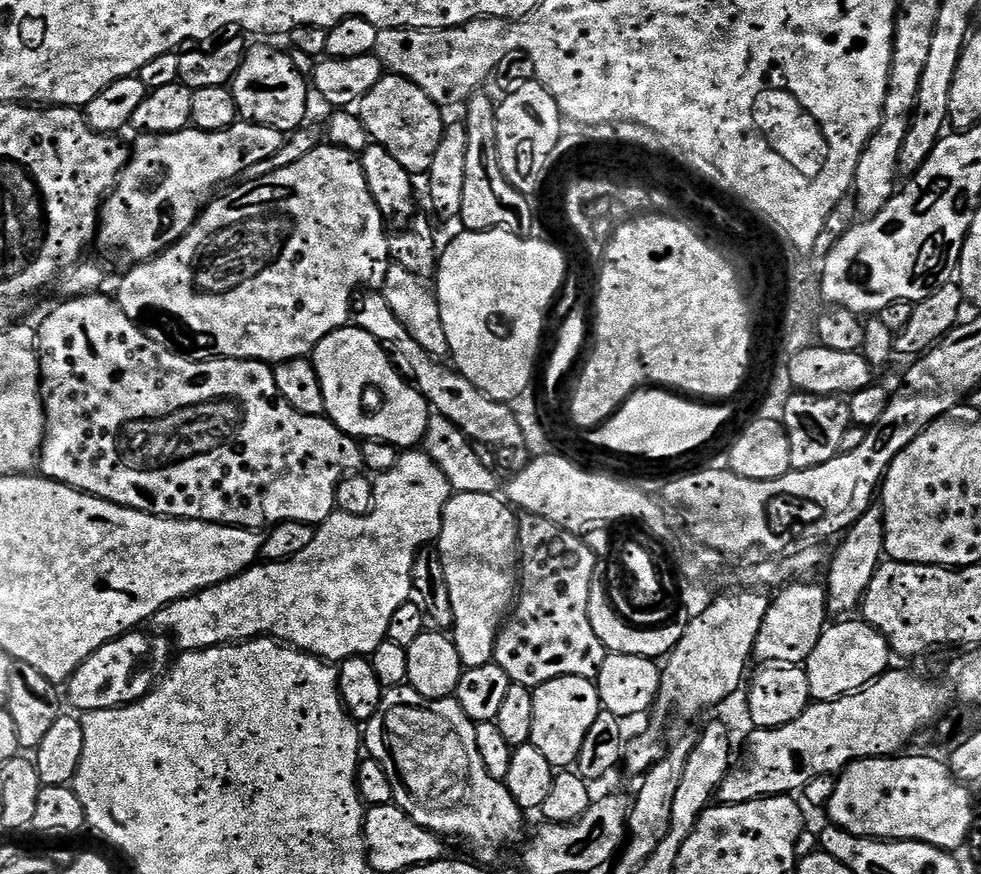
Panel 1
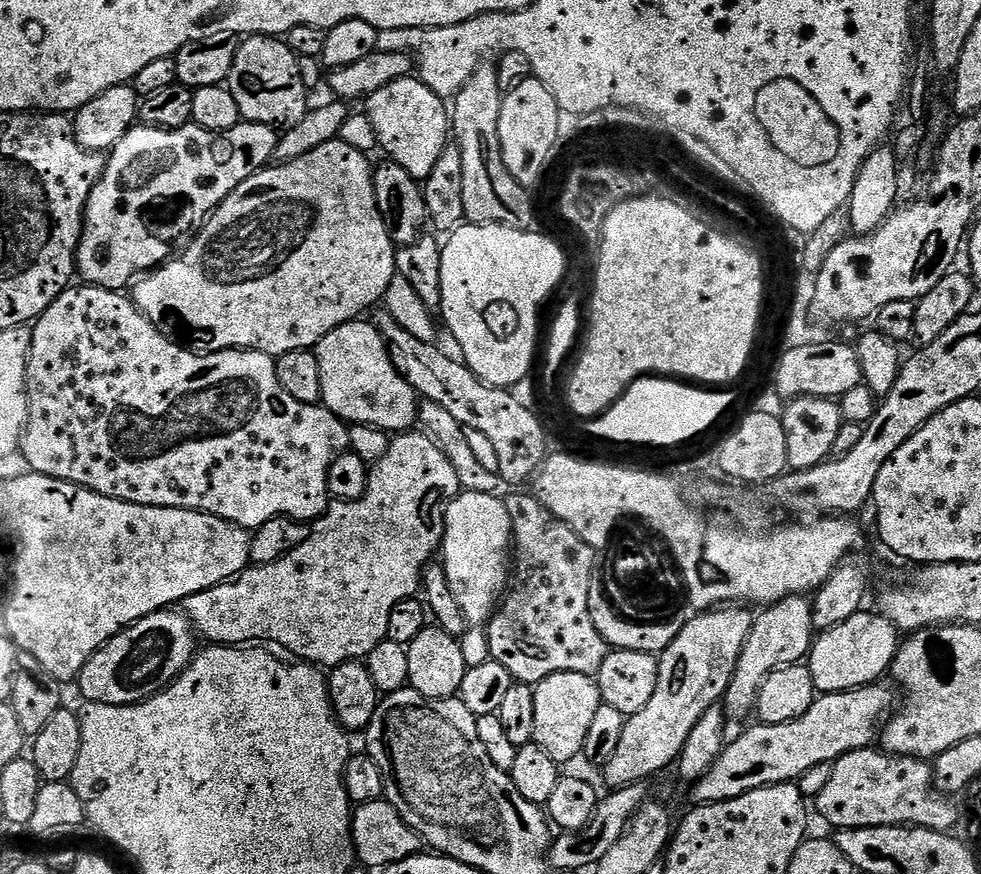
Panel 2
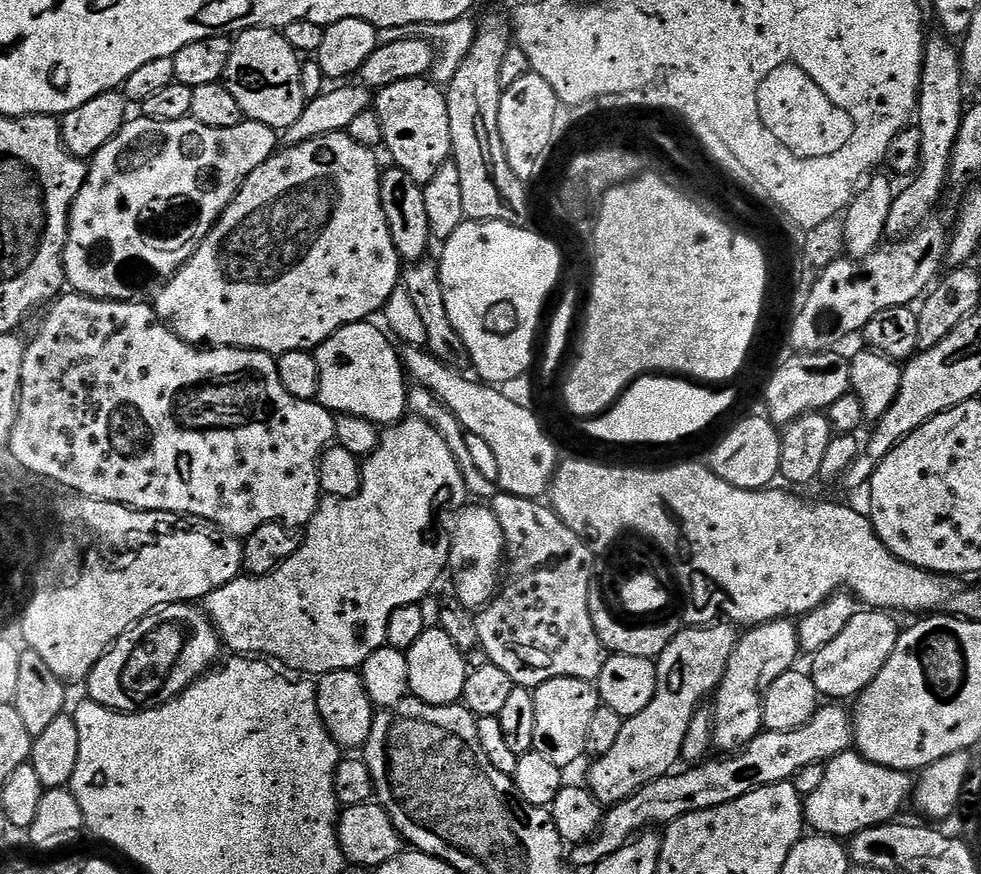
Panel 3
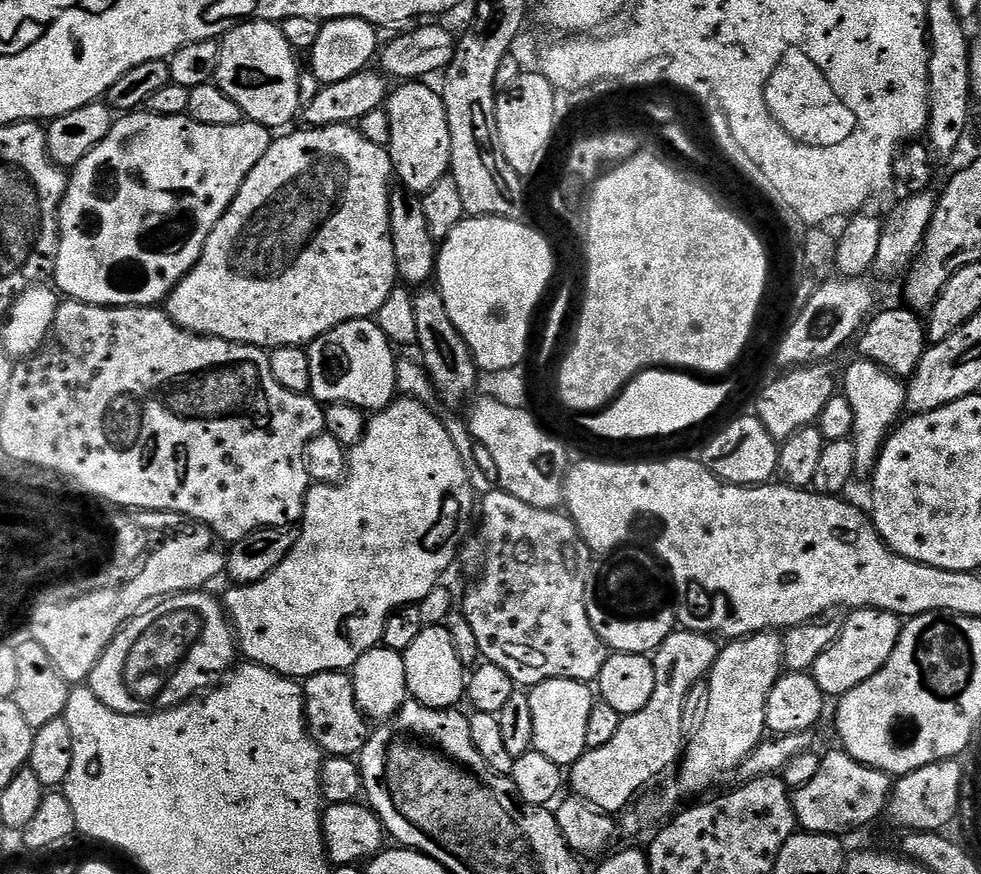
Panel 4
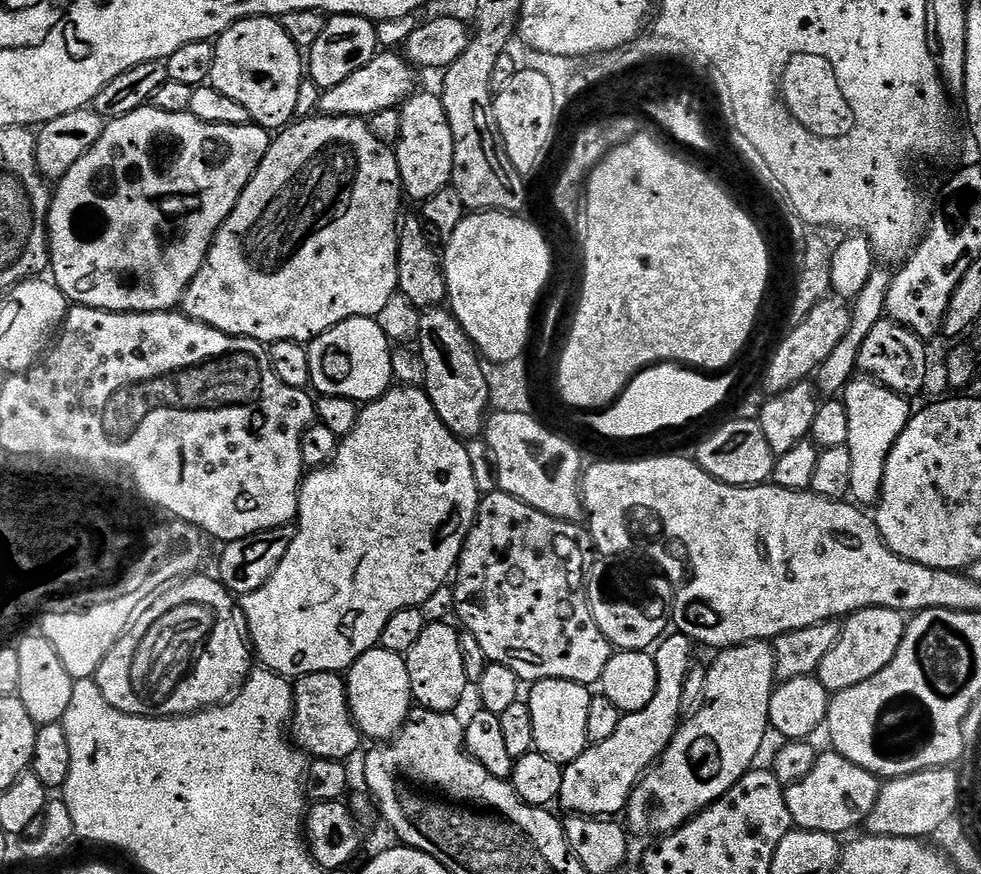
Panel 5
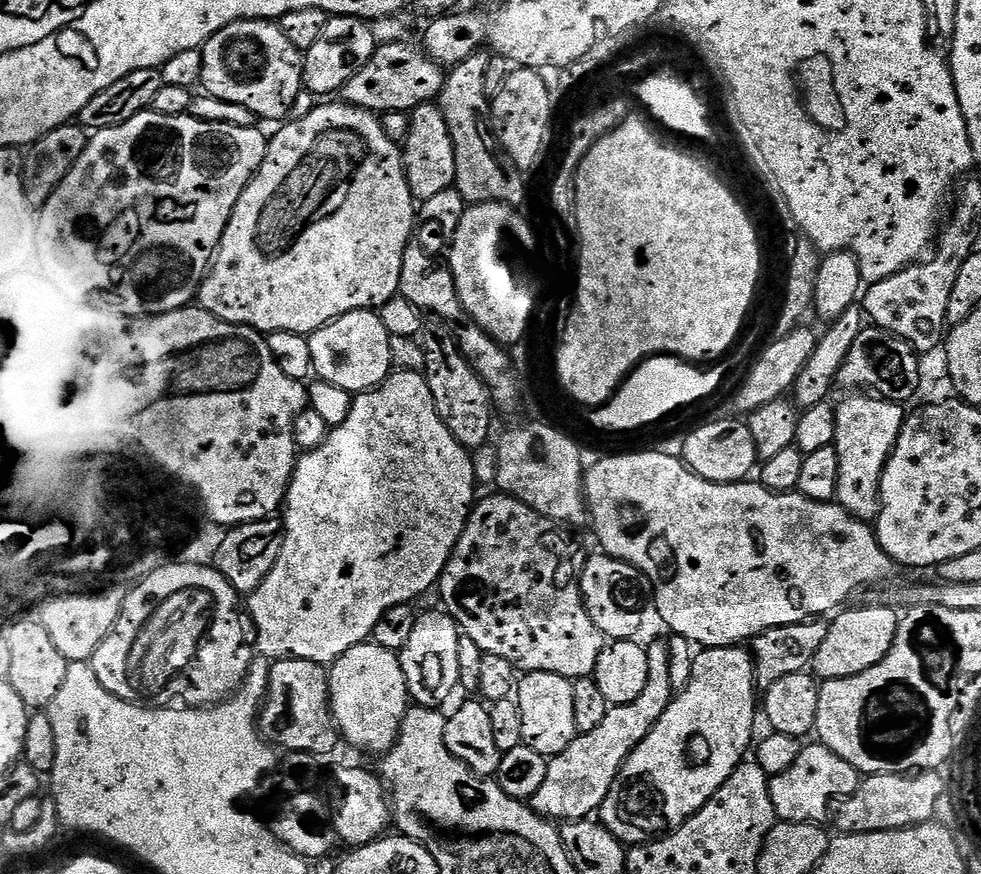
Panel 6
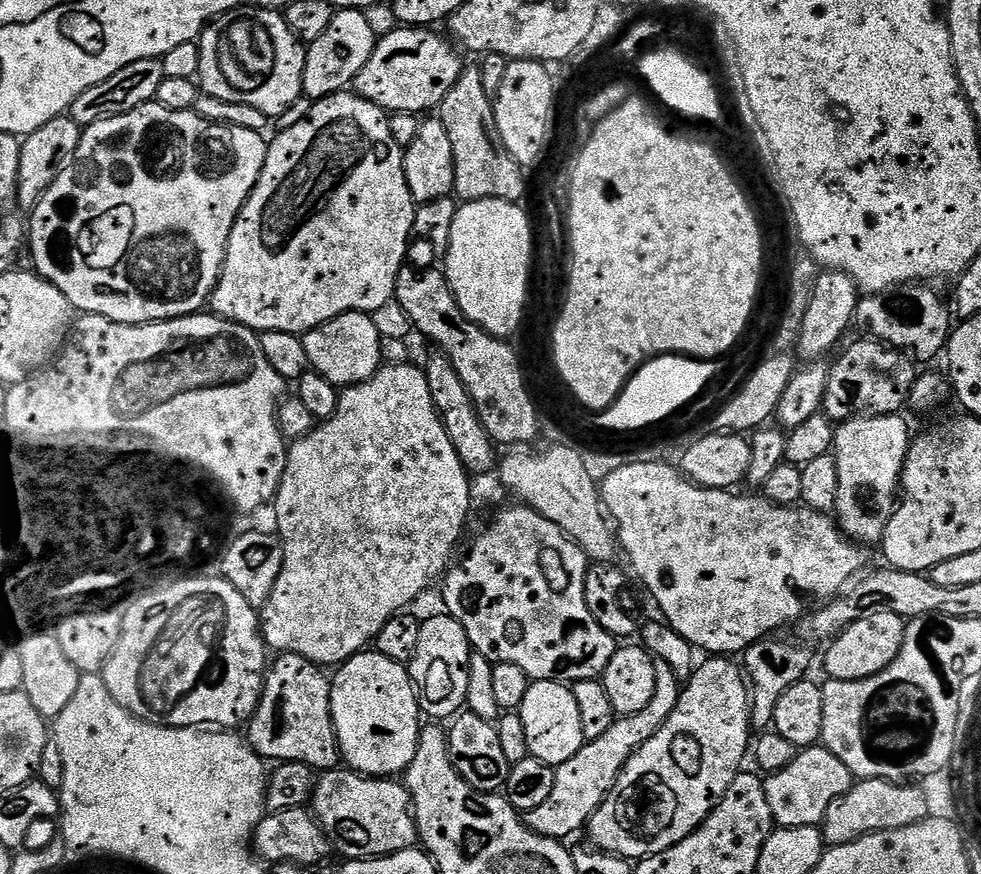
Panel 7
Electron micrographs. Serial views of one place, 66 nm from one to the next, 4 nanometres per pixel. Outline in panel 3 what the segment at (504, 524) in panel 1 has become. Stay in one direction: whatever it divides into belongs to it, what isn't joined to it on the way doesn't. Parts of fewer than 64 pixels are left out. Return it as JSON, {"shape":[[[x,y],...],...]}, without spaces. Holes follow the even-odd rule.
{"shape":[[[472,502],[455,513],[450,531],[452,545],[448,555],[447,571],[450,576],[452,572],[455,599],[459,600],[464,608],[479,610],[496,595],[502,580],[502,561],[506,556],[502,526],[498,526],[498,518],[492,513],[491,507]]]}

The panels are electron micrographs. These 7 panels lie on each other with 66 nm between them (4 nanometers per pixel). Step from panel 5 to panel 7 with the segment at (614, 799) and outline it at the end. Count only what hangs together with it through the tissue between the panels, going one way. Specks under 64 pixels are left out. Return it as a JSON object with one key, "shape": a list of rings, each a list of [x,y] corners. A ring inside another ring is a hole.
{"shape":[[[656,660],[656,681],[654,682],[654,698],[646,710],[638,710],[638,714],[630,714],[616,719],[602,734],[602,738],[589,740],[566,762],[555,765],[554,791],[542,802],[542,806],[534,806],[534,810],[523,813],[524,824],[538,833],[539,836],[548,836],[552,840],[561,842],[567,841],[567,836],[572,836],[576,831],[581,831],[582,826],[587,825],[596,813],[596,808],[602,806],[602,802],[610,794],[610,790],[616,784],[616,779],[620,777],[620,772],[626,766],[626,762],[658,731],[670,718],[670,714],[676,711],[676,703],[682,691],[681,681],[676,679],[674,669],[663,660]]]}

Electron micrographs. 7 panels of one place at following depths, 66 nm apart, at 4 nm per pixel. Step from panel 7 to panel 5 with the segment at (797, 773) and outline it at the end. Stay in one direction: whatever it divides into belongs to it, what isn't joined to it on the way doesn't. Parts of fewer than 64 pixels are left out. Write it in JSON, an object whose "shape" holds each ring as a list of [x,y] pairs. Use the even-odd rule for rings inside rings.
{"shape":[[[827,751],[817,755],[814,770],[810,770],[806,778],[785,787],[784,797],[796,828],[841,834],[859,824],[861,827],[867,821],[870,810],[874,810],[880,797],[882,780],[874,773],[862,770],[862,766],[850,762],[842,754]]]}

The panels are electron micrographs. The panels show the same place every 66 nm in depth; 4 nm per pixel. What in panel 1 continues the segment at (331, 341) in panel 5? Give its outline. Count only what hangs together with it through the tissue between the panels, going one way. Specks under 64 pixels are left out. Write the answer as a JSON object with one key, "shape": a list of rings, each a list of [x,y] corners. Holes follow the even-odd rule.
{"shape":[[[345,326],[326,334],[326,338],[318,342],[310,359],[318,374],[318,382],[322,382],[324,411],[328,419],[337,424],[346,436],[360,442],[381,440],[390,442],[401,450],[412,450],[425,439],[430,405],[415,383],[407,379],[404,381],[400,377],[400,372],[392,365],[387,351],[389,352],[389,349],[381,341],[375,340],[366,330],[355,326]]]}

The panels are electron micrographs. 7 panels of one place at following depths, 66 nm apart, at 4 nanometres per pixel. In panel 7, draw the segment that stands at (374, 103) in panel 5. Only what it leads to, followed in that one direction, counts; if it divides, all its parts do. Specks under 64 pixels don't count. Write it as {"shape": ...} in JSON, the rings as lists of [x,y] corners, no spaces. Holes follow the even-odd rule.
{"shape":[[[399,26],[392,33],[377,39],[370,62],[366,62],[356,75],[354,91],[389,114],[431,113],[428,111],[439,109],[454,82],[458,82],[462,71],[459,54],[453,41],[448,38],[443,40],[436,30],[424,26]]]}

